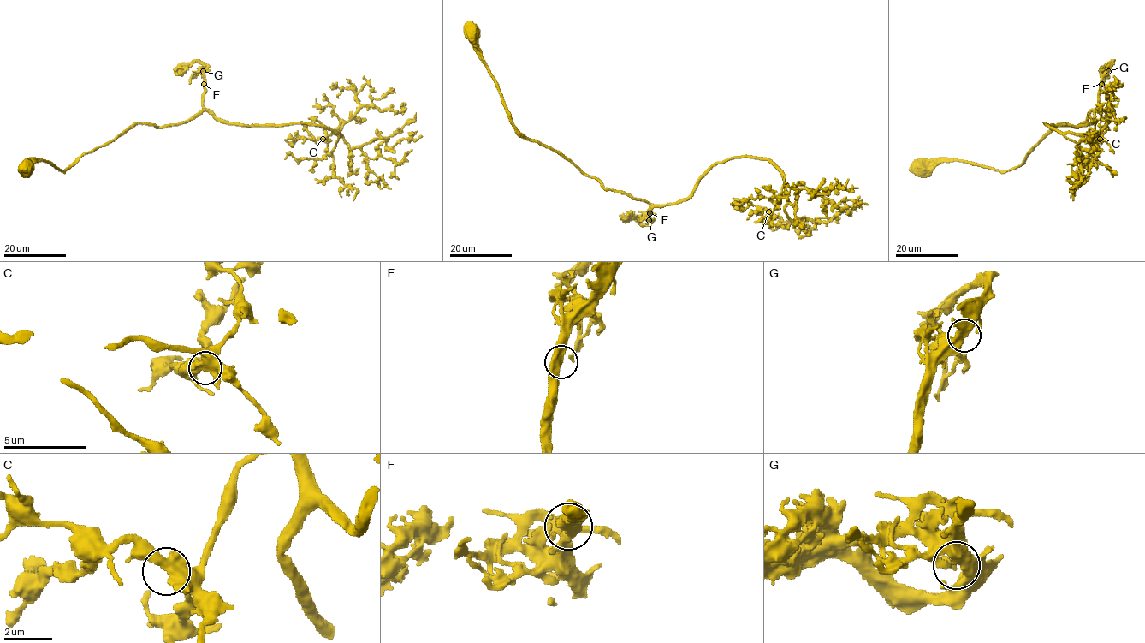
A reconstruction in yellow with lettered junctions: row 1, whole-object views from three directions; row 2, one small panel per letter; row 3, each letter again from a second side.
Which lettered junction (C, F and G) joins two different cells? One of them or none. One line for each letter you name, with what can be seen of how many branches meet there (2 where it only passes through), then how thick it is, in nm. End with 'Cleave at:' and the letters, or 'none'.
Cleave at: none

